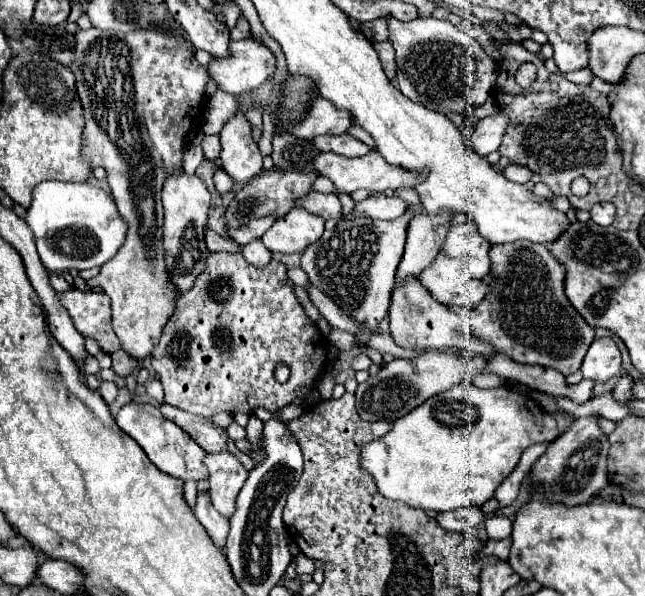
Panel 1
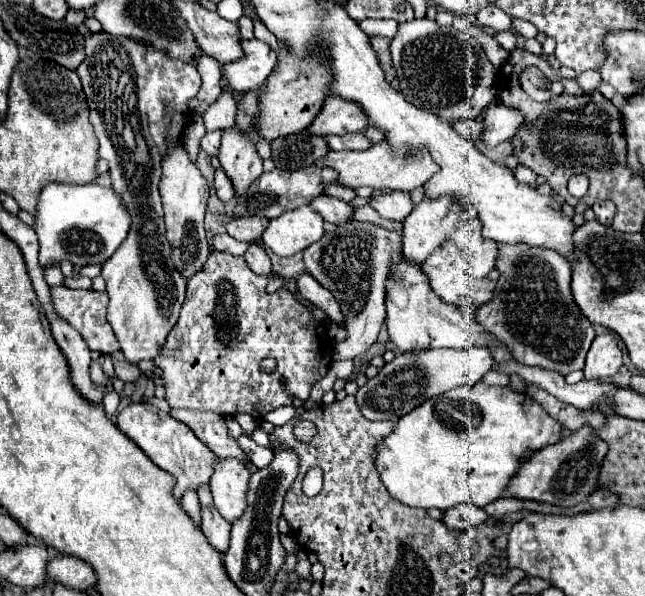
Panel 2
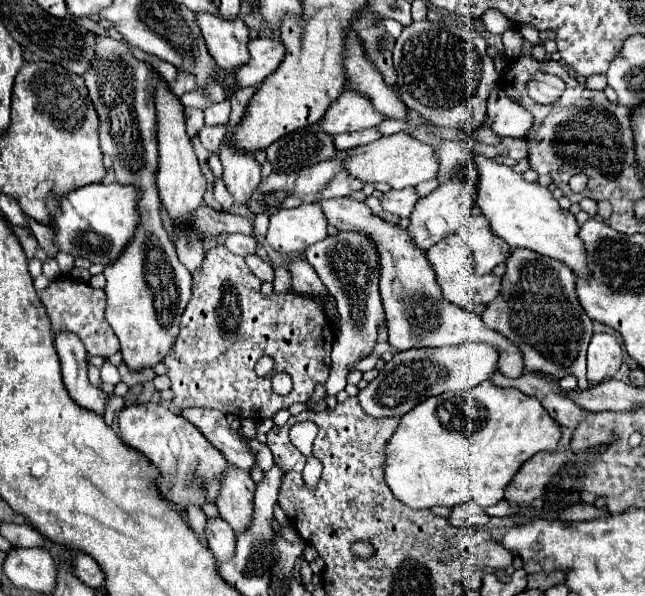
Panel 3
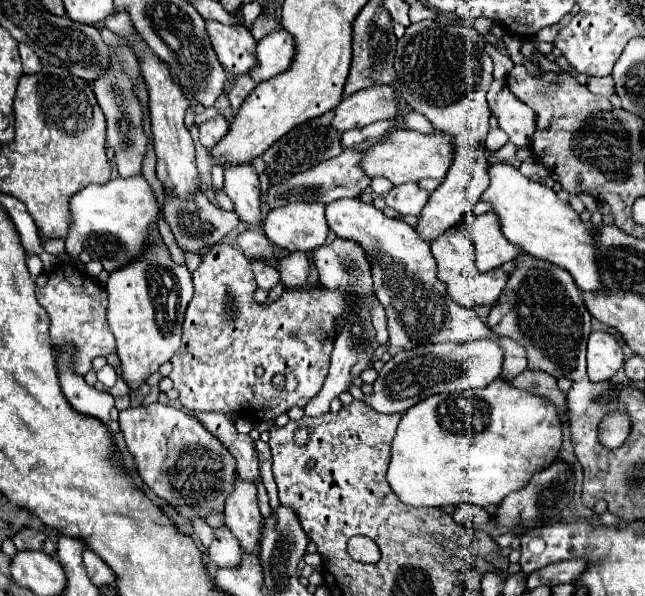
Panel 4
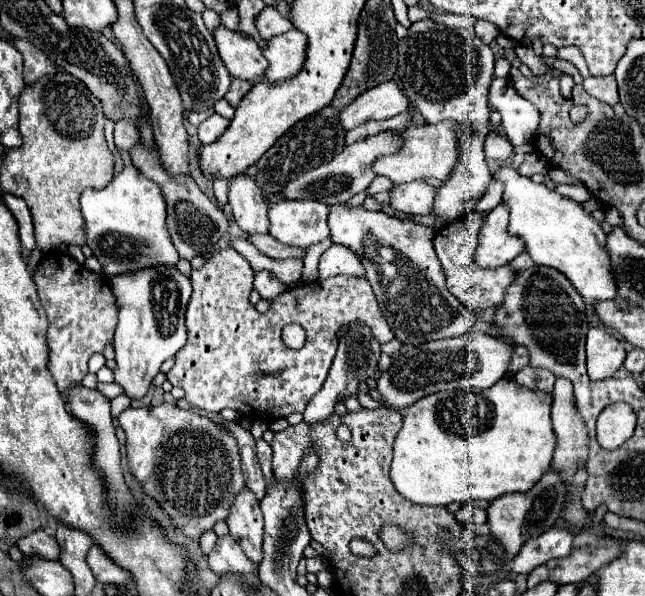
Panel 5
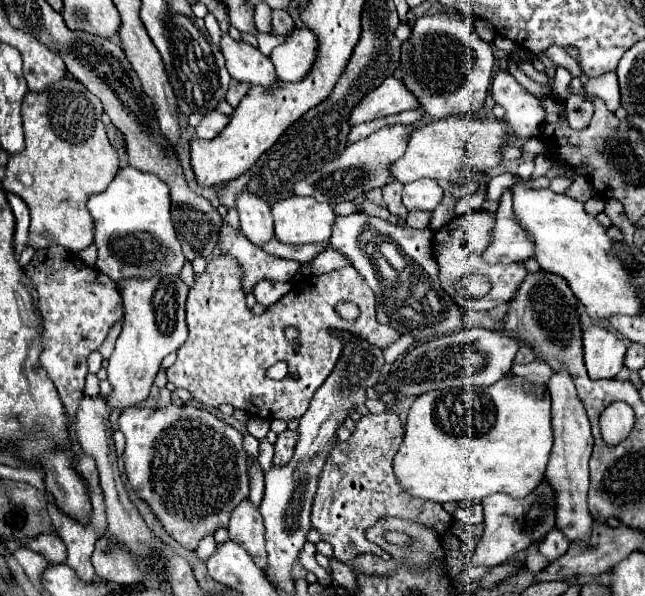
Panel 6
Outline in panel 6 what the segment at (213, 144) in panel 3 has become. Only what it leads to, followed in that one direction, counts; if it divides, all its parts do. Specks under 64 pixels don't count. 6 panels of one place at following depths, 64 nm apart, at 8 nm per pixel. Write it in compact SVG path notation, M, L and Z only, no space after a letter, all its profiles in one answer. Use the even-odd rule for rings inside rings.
M218 110L208 112L208 114L202 118L202 122L198 124L198 128L196 128L198 138L204 138L204 140L216 138L216 136L224 130L224 126L228 124L228 120L230 120L230 118L228 118L226 114L222 114L222 112L218 112Z

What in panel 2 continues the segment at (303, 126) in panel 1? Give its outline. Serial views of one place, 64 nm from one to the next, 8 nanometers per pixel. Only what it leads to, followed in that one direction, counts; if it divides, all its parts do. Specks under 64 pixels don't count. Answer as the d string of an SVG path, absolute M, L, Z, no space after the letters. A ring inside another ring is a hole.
M330 96L324 102L322 112L316 116L316 120L308 130L318 136L328 136L328 134L362 132L368 126L370 120L366 112L354 100L342 100L340 96Z

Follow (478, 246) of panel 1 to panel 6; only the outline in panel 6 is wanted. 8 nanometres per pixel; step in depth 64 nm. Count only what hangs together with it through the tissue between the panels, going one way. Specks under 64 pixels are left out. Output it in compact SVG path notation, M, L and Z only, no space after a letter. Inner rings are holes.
M510 188L504 190L500 198L500 208L496 212L496 228L492 232L492 244L484 254L484 260L490 264L510 264L510 262L524 262L534 258L534 238L524 232L520 224L514 220L512 208L512 192Z

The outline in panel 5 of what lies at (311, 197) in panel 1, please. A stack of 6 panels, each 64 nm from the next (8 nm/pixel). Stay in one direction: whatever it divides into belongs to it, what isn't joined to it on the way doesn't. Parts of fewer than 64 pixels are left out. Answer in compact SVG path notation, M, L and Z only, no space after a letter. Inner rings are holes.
M344 204L330 208L328 226L332 242L350 248L358 256L382 314L398 340L416 346L466 334L474 326L472 312L446 290L444 272L432 246L436 230L410 220L390 218L384 212L368 212L362 206L350 210ZM514 346L514 354L512 354L512 356L514 356L514 358L512 358L510 366L508 366L508 372L510 372L510 374L514 374L514 372L518 372L520 368L528 366L530 356L528 356L528 350L526 350L524 346Z

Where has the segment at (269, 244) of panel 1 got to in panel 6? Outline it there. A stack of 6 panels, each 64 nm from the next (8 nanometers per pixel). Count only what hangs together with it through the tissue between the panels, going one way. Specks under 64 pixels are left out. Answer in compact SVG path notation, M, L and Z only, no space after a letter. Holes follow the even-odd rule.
M290 196L290 198L278 200L272 206L272 216L274 216L276 238L284 244L308 244L308 242L328 240L332 236L332 226L334 226L332 206L320 204L308 196Z

